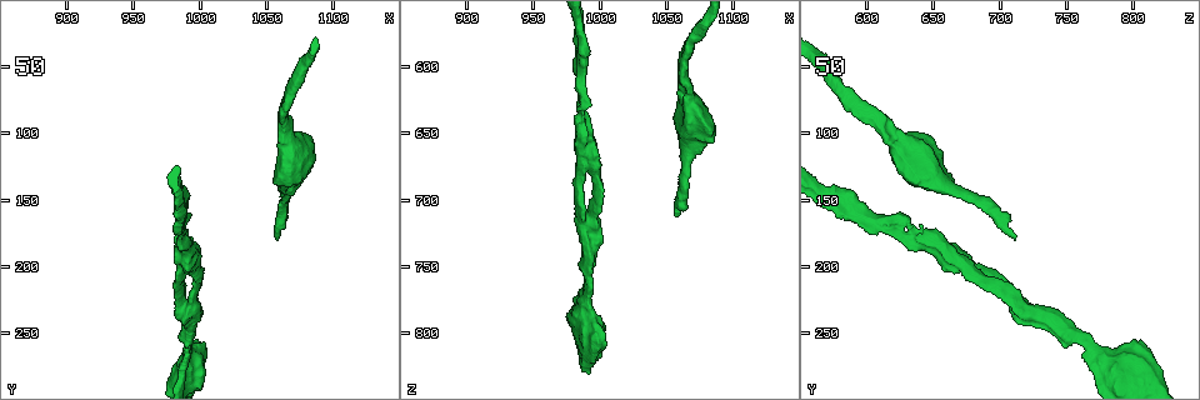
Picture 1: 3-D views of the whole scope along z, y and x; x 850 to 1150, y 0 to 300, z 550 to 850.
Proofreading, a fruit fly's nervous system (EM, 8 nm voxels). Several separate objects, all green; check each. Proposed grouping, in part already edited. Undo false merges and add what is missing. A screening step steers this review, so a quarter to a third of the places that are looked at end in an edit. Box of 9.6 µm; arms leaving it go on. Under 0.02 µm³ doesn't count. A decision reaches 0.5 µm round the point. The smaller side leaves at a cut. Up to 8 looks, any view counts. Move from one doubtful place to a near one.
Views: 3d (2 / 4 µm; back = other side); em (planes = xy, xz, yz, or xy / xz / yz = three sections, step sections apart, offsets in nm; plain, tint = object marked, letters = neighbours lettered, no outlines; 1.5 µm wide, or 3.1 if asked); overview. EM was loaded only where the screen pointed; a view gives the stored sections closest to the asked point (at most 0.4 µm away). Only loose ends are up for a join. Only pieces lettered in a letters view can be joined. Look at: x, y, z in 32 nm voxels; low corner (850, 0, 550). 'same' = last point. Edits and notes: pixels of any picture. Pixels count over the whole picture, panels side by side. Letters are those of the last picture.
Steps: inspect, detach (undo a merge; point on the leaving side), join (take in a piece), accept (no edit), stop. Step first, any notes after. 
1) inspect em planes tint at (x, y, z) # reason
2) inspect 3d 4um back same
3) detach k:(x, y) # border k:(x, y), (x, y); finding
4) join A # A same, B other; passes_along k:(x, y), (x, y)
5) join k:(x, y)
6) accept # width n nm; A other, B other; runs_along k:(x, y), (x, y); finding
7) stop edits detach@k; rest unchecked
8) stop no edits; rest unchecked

inspect em planes tint at (984, 160, 594) # arms part here

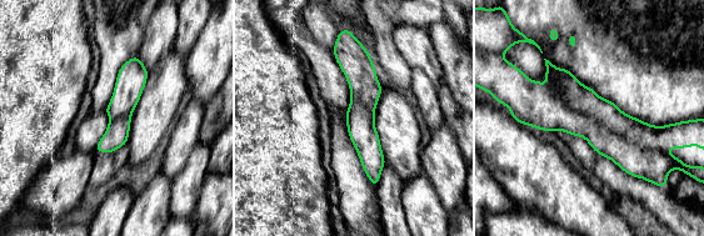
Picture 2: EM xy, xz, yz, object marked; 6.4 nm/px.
inspect em planes letters same

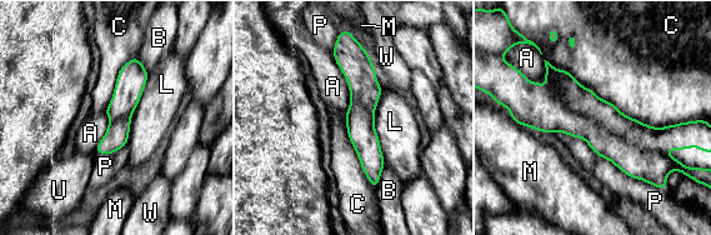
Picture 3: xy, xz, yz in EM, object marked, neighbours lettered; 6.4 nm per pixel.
detach 3:(635, 161) # width 180 nm; A other, B other, C other, L other, M other, P other, U other, W other; a second neuron is stuck on

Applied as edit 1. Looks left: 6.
inspect overview # see it whole again

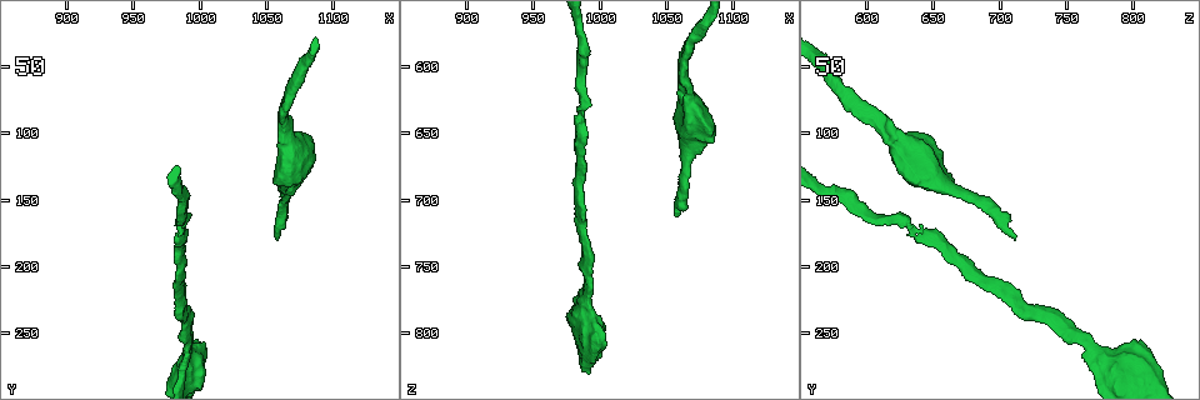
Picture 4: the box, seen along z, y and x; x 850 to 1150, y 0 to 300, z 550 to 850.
inspect 3d 4um at (1058, 178, 714)

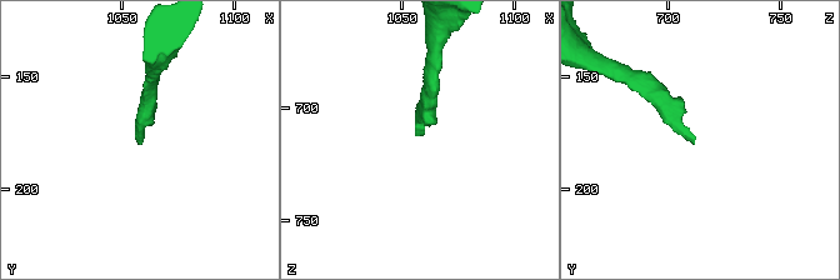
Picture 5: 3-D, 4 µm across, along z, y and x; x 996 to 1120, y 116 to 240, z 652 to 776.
inspect em xz step 8 letters at (1056, 178, 712)

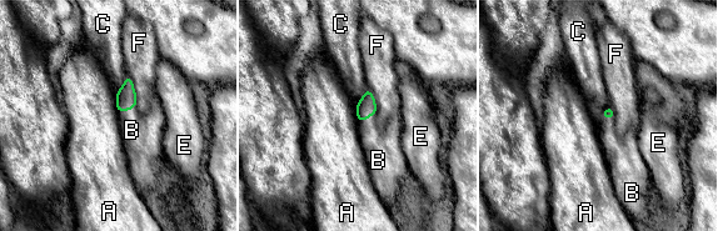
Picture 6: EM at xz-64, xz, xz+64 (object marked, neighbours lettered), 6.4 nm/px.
inspect em planes letters same # another direction

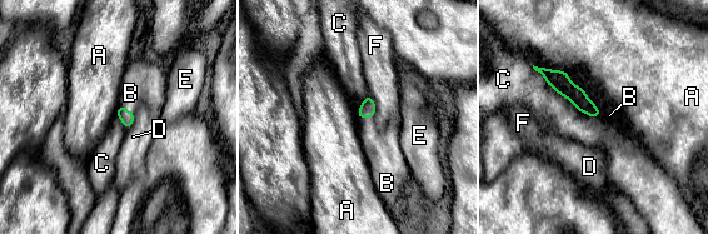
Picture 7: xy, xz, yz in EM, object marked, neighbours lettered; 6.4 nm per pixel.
join B # A other, B same, C other, D other, E other, F other; passes_along 7:(559, 80), (586, 94), (609, 115); it goes on there

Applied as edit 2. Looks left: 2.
stop edits detach@3, join@7; rest unchecked

